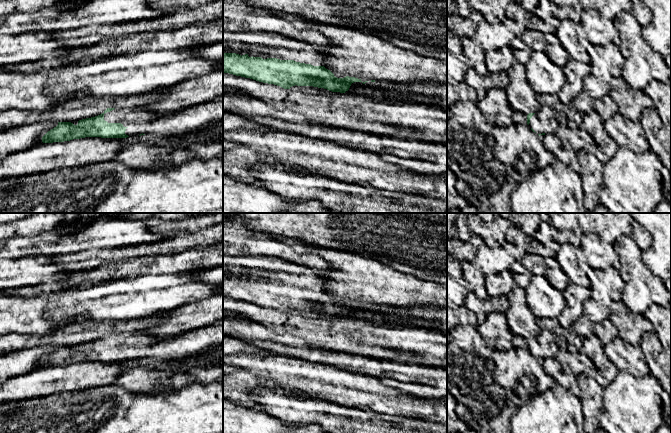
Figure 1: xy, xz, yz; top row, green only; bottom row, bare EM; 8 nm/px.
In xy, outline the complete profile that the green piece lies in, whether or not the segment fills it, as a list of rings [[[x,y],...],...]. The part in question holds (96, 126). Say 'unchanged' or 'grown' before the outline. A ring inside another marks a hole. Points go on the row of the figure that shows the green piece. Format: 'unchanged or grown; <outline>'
grown; [[[223,97],[182,109],[178,112],[166,114],[151,112],[143,106],[130,108],[107,108],[102,114],[78,121],[77,125],[71,122],[58,122],[58,125],[48,131],[43,137],[43,143],[64,142],[85,137],[127,138],[153,134],[158,136],[188,135],[195,131],[203,131],[211,123],[223,119]]]

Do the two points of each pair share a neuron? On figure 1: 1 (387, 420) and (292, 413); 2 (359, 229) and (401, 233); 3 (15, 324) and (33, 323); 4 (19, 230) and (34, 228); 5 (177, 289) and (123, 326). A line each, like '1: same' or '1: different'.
1: same
2: same
3: same
4: same
5: different

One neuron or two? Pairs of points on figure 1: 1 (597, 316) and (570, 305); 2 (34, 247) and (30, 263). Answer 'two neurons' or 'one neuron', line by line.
1: two neurons
2: two neurons

